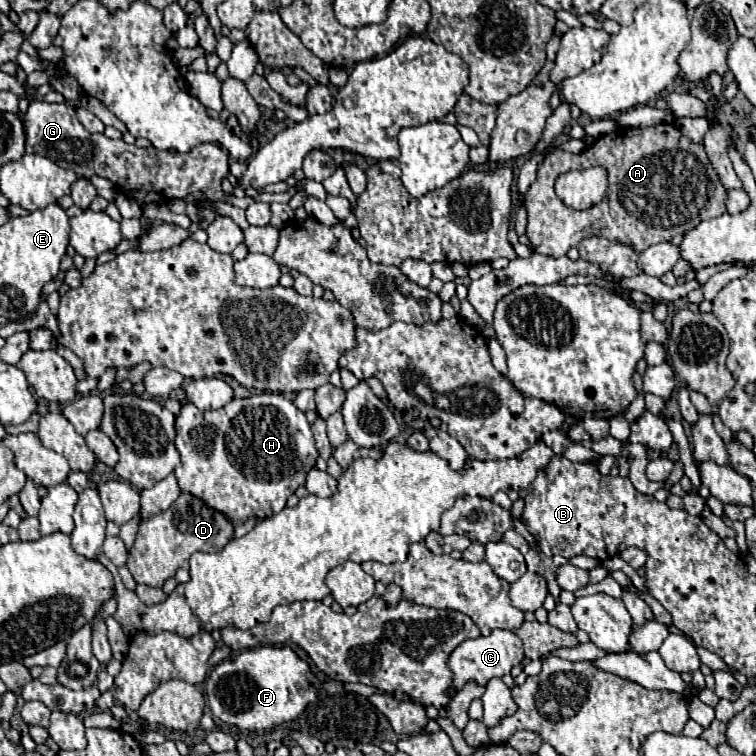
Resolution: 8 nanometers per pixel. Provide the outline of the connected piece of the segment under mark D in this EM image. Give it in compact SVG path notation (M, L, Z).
M182 492L178 500L164 512L140 522L136 542L128 552L128 570L136 584L162 588L168 578L176 576L178 568L188 570L188 560L196 552L220 552L234 538L234 524L222 512L208 508L204 500Z

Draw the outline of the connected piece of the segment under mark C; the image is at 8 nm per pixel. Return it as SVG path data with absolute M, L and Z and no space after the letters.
M494 630L490 636L466 640L450 654L448 666L454 672L452 690L454 692L460 690L462 684L466 684L470 680L476 684L486 684L490 678L502 678L502 676L510 674L512 666L518 666L522 662L522 658L524 658L524 652L522 652L520 638L510 630Z

